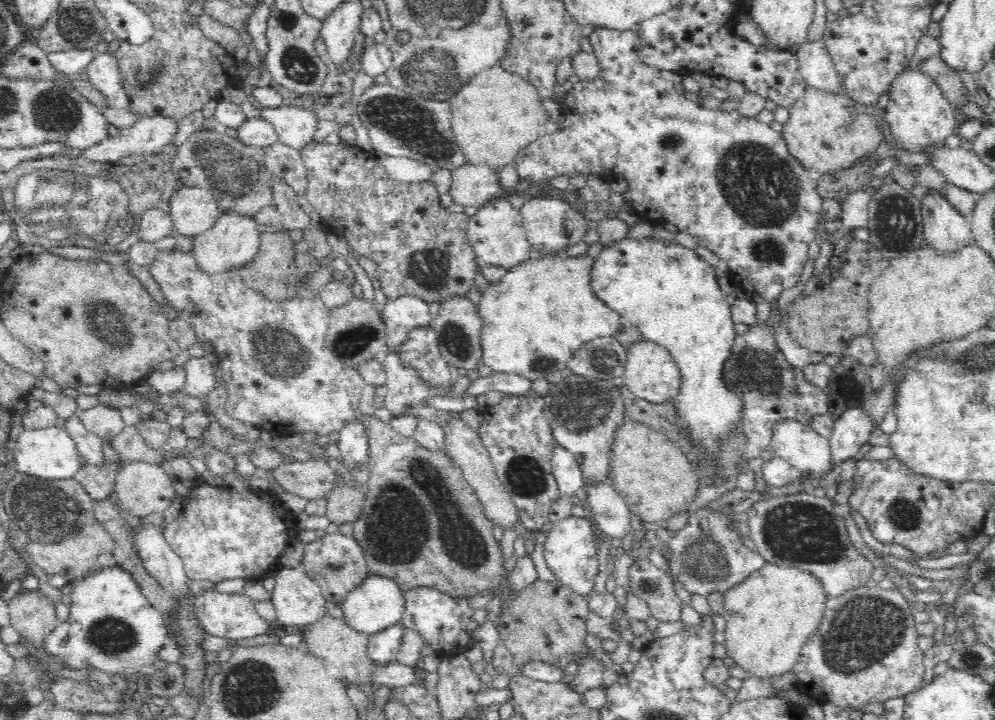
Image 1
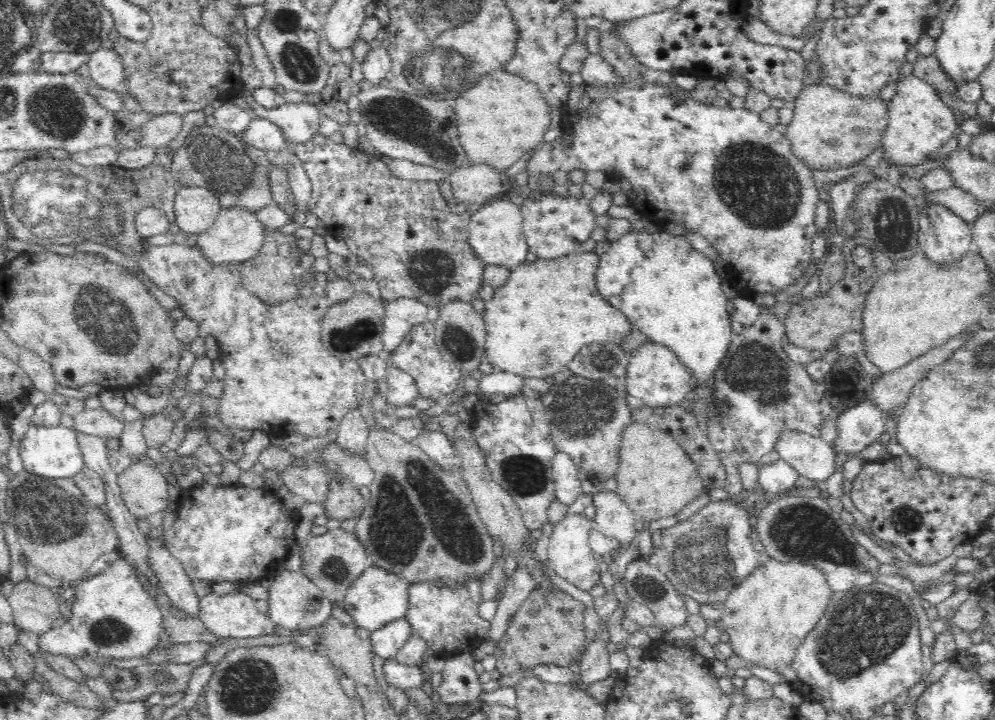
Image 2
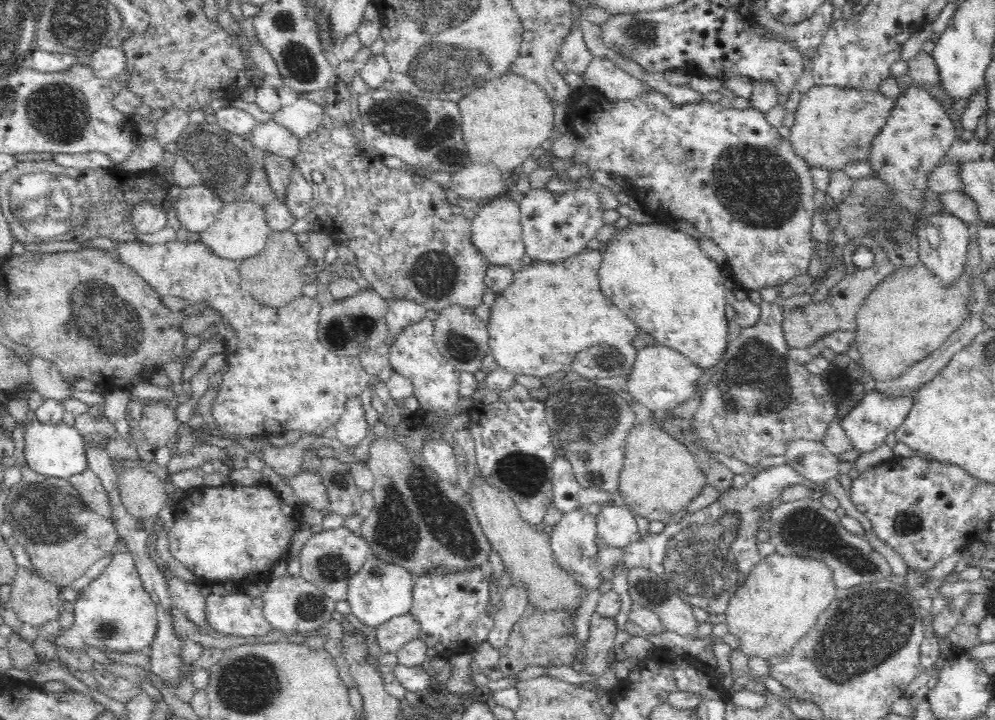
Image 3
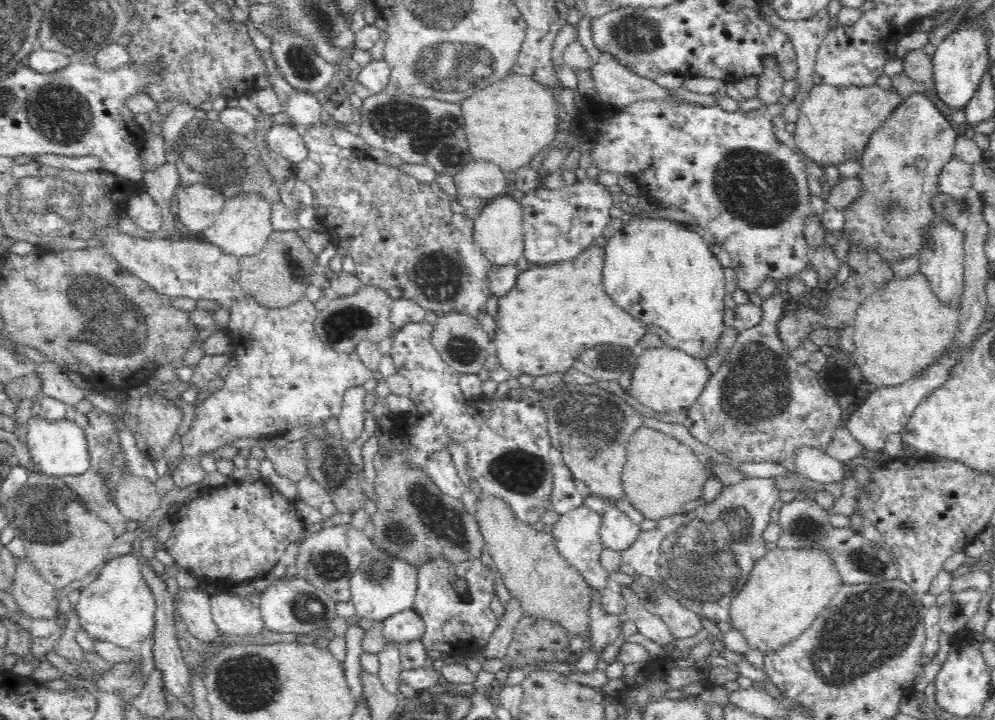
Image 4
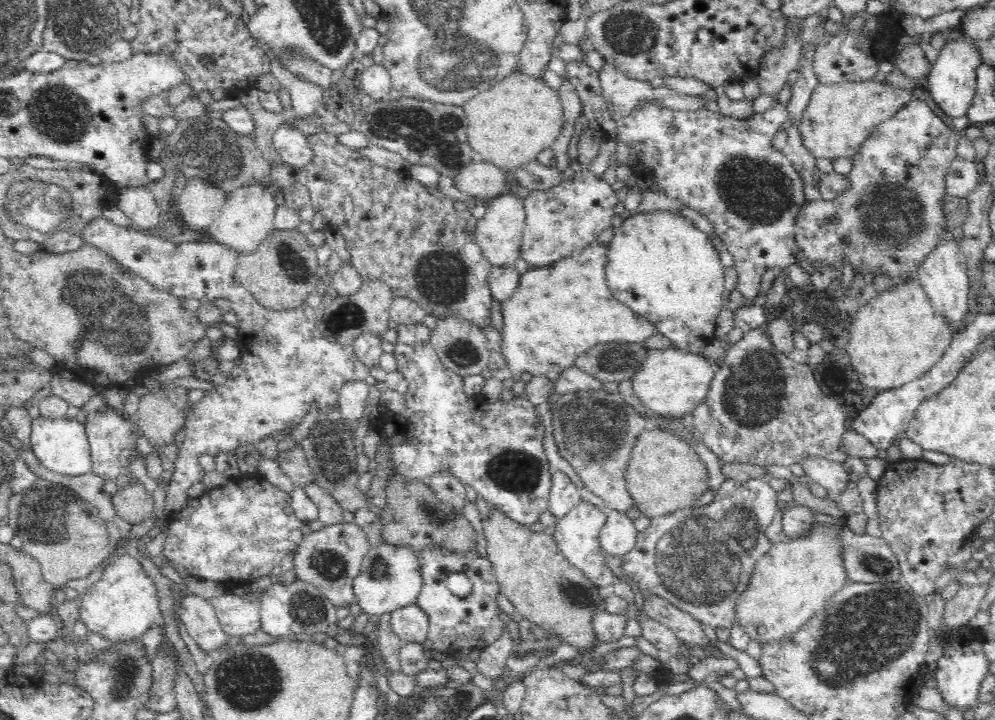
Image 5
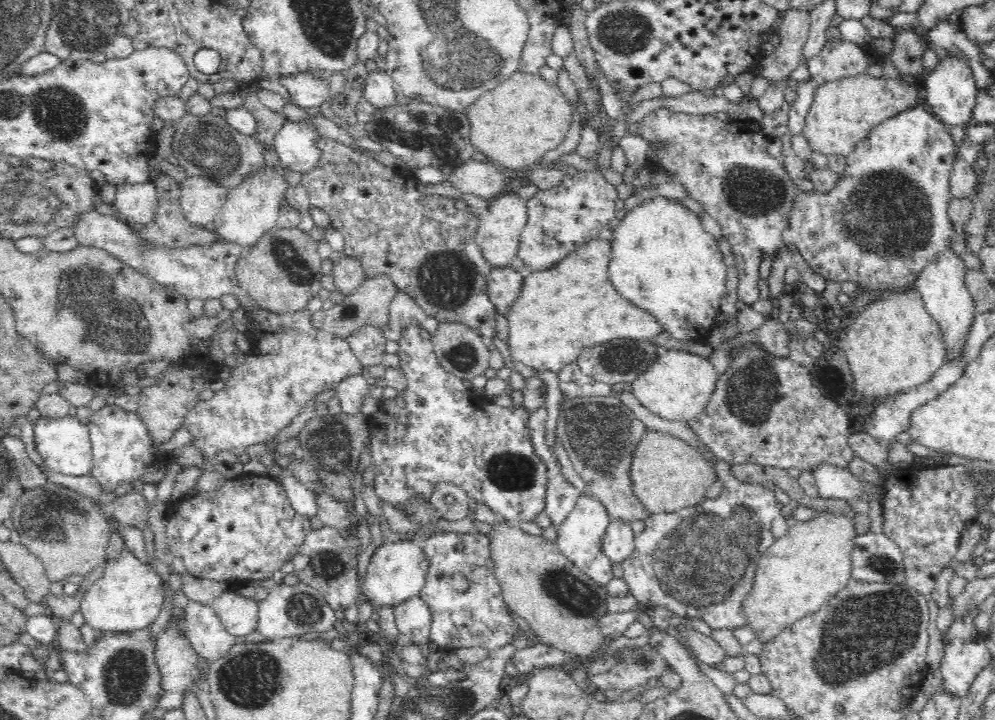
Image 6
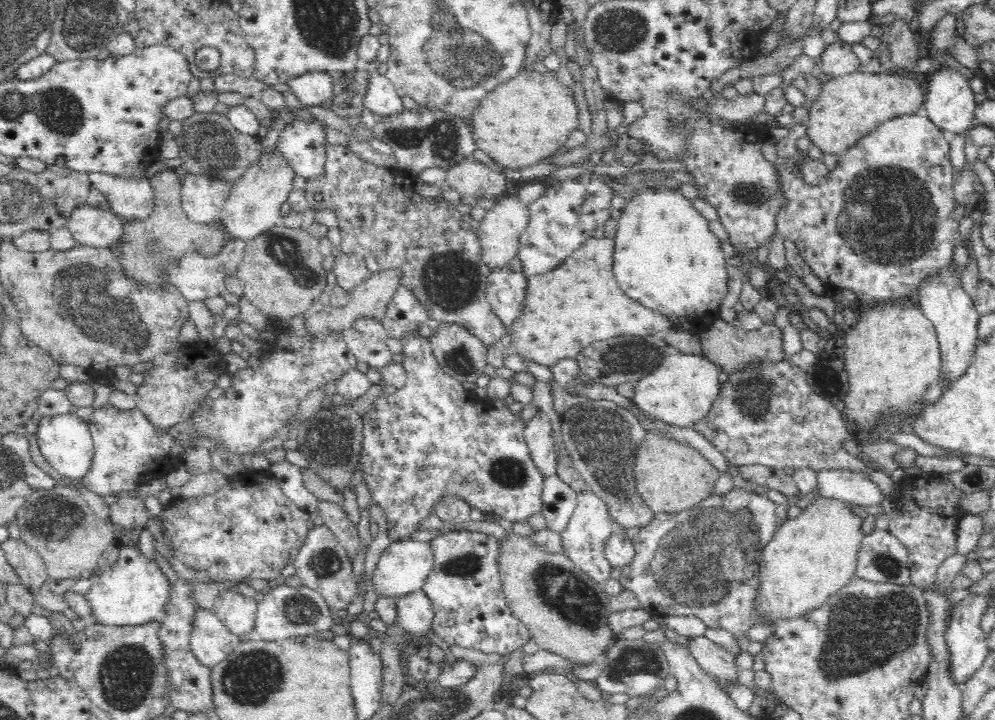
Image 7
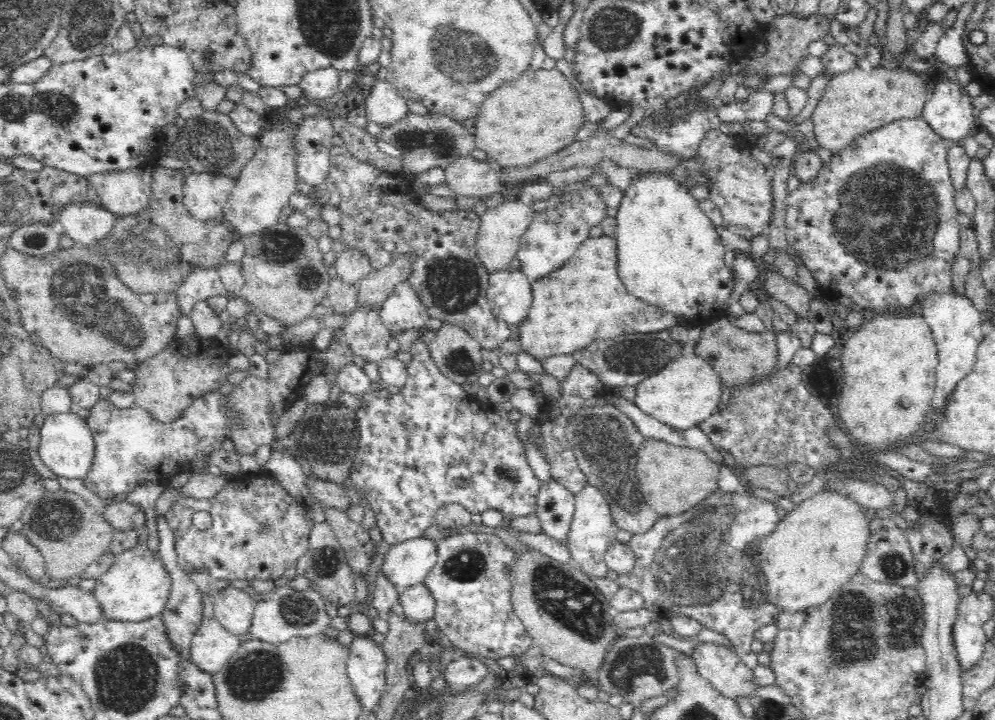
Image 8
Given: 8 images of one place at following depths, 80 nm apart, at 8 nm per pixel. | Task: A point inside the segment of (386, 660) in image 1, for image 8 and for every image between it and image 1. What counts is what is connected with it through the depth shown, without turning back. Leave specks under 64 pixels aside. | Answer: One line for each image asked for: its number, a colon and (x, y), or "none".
2: (385, 643)
3: (391, 636)
4: (405, 626)
5: (409, 624)
6: (413, 620)
7: (415, 614)
8: (416, 604)

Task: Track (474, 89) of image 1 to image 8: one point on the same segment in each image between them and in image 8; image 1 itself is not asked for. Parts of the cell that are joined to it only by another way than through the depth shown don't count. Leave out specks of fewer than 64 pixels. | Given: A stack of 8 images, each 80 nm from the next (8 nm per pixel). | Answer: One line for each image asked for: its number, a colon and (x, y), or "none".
2: (502, 116)
3: (503, 122)
4: (507, 123)
5: (508, 126)
6: (513, 126)
7: (525, 120)
8: (538, 114)

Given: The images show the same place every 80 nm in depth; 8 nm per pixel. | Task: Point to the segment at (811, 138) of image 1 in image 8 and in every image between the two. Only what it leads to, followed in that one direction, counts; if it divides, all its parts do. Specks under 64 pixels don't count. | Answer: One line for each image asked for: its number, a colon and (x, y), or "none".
2: (831, 129)
3: (833, 127)
4: (834, 124)
5: (839, 118)
6: (843, 113)
7: (849, 107)
8: (854, 103)

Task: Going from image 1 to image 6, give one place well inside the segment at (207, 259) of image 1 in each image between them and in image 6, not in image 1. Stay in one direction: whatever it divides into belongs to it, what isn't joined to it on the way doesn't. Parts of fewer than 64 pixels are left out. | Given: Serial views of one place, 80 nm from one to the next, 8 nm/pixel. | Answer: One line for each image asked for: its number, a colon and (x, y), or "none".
2: (236, 236)
3: (240, 231)
4: (242, 229)
5: (246, 219)
6: (251, 210)

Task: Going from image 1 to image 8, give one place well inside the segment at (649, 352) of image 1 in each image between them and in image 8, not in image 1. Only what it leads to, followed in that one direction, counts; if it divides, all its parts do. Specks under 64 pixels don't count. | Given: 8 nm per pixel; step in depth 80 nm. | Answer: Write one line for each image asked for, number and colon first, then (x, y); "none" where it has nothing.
2: (654, 374)
3: (661, 379)
4: (665, 379)
5: (671, 382)
6: (677, 385)
7: (681, 390)
8: (687, 390)

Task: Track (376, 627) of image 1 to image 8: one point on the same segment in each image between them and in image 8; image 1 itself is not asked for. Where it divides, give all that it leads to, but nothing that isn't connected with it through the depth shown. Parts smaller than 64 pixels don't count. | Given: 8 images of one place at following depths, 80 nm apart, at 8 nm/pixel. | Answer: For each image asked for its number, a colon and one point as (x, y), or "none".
2: (377, 598)
3: (379, 592)
4: (383, 586)
5: (389, 578)
6: (395, 574)
7: (404, 565)
8: (406, 564)

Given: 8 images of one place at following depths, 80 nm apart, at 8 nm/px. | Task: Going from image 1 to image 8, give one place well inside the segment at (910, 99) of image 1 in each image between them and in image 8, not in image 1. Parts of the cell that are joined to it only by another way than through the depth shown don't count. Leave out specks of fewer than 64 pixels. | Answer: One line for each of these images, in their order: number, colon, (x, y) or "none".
2: (920, 123)
3: (918, 135)
4: (900, 166)
5: (890, 219)
6: (887, 219)
7: (882, 223)
8: (878, 224)

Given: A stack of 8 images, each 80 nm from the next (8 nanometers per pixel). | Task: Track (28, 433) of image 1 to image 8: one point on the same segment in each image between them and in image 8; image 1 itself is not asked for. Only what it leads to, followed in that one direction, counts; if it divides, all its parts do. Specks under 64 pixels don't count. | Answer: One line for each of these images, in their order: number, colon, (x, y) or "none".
2: (52, 452)
3: (59, 451)
4: (59, 448)
5: (61, 445)
6: (64, 444)
7: (65, 441)
8: (67, 447)

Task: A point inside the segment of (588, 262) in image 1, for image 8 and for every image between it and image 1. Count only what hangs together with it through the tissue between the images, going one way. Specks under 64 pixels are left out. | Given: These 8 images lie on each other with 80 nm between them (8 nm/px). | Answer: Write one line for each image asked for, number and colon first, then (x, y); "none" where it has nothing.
2: (536, 323)
3: (552, 311)
4: (554, 312)
5: (557, 313)
6: (561, 311)
7: (565, 310)
8: (582, 302)

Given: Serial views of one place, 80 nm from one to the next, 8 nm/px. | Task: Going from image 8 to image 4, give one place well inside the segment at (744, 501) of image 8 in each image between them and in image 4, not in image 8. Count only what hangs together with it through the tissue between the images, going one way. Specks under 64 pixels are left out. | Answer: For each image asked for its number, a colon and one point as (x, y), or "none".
4: (703, 558)
5: (701, 559)
6: (700, 561)
7: (702, 561)

